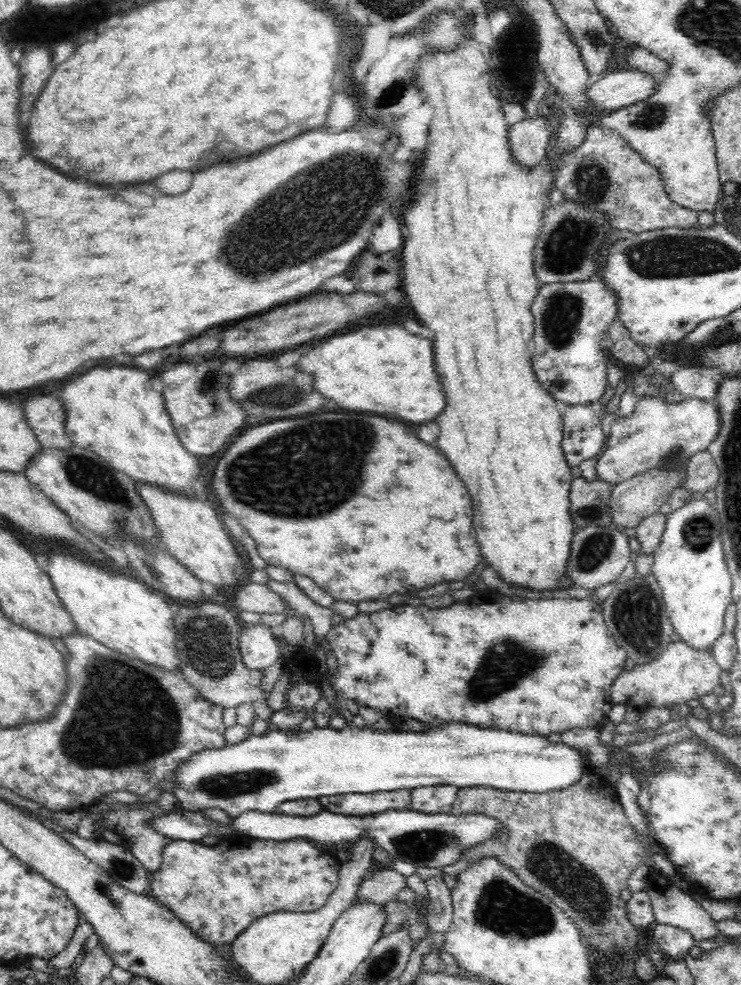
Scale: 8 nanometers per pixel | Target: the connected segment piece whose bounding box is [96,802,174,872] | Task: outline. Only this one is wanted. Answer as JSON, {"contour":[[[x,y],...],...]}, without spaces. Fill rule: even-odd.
{"contour":[[[132,803],[125,804],[125,808],[118,811],[110,811],[104,814],[103,819],[96,822],[105,823],[105,831],[102,838],[108,842],[126,847],[150,872],[157,871],[162,864],[163,848],[171,843],[171,838],[162,836],[151,827],[154,817],[161,817],[166,813],[156,808],[157,803]]]}

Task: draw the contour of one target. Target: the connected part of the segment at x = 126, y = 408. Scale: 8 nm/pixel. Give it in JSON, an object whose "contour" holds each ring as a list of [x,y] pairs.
{"contour":[[[98,366],[74,378],[72,382],[66,386],[60,400],[66,409],[66,435],[74,446],[96,453],[106,460],[110,467],[124,472],[135,482],[152,483],[168,491],[194,495],[190,481],[200,477],[200,464],[198,458],[188,452],[178,439],[156,380],[152,382],[146,372],[134,368]]]}

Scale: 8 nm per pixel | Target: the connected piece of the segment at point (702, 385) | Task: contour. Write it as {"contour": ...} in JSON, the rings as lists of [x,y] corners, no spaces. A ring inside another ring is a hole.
{"contour":[[[685,366],[670,374],[667,380],[687,399],[712,401],[716,398],[721,376],[714,368]]]}

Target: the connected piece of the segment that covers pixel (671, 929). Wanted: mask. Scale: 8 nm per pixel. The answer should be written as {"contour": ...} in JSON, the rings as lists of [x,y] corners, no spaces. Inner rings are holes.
{"contour":[[[658,924],[652,934],[654,934],[653,942],[657,943],[671,960],[685,960],[689,950],[696,945],[687,930],[672,925]]]}

